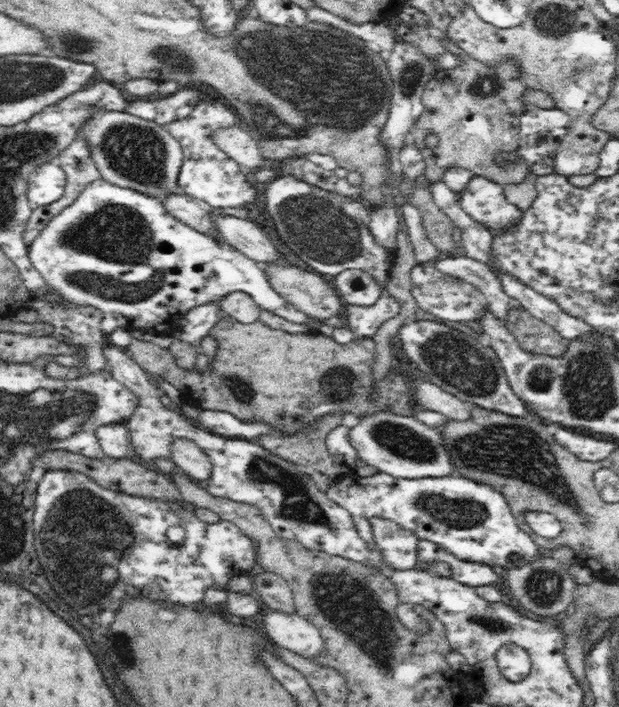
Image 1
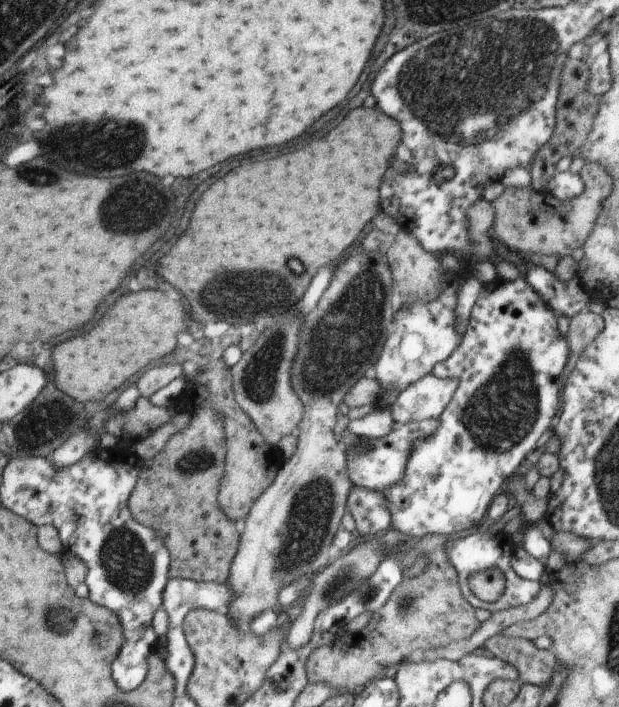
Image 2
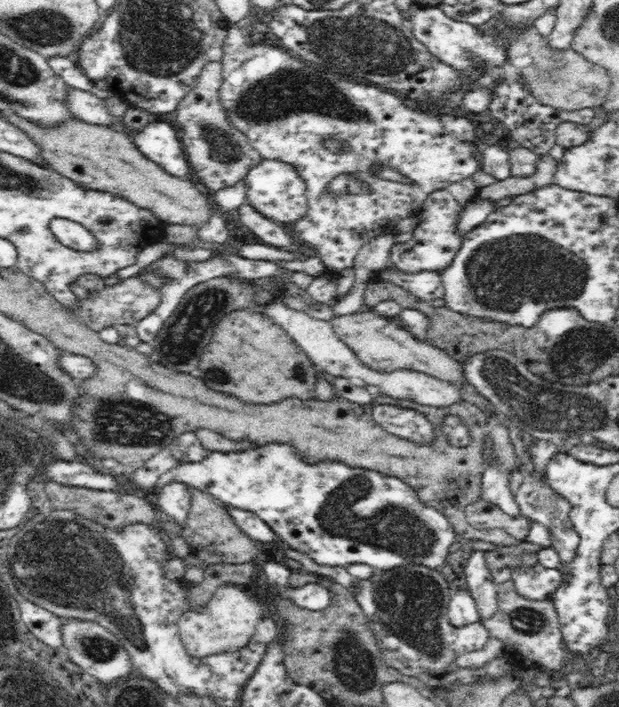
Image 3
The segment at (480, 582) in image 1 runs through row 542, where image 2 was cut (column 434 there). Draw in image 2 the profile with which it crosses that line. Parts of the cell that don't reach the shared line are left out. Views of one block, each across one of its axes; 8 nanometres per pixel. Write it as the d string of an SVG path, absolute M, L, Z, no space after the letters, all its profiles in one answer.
M430 419L421 422L406 423L394 426L394 428L379 439L369 438L367 448L356 455L351 448L358 437L364 437L360 434L353 435L345 426L345 422L340 424L337 431L340 445L346 448L347 467L350 480L354 485L360 485L369 489L382 491L398 483L404 476L407 464L409 463L410 452L413 450L413 443L423 437L433 435L439 427L438 419Z

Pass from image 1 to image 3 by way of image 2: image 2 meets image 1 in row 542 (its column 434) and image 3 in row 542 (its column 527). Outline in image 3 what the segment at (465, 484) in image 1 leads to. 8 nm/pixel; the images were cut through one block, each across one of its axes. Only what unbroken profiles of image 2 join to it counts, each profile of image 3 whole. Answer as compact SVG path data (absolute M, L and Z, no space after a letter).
M288 443L262 444L242 452L210 451L200 462L178 464L164 472L147 492L159 494L164 485L183 482L207 492L222 504L257 514L276 533L286 548L306 554L320 566L368 564L379 570L392 570L406 564L419 564L432 570L447 568L446 558L462 541L448 518L436 508L421 502L416 489L395 476L352 467L339 460L308 463Z

